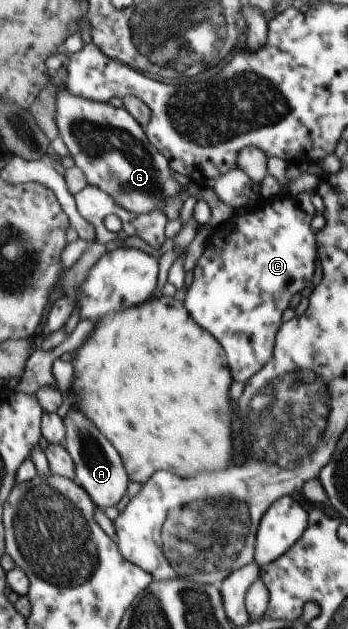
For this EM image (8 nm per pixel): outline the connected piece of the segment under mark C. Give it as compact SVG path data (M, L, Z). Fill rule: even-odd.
M282 195L267 200L267 204L255 212L243 216L231 215L214 226L204 245L203 254L196 260L192 281L186 290L183 304L190 316L222 345L233 380L245 383L251 375L261 370L271 358L273 336L277 336L281 314L289 304L289 298L307 286L315 266L315 239L309 224L312 218L293 204L293 198Z

